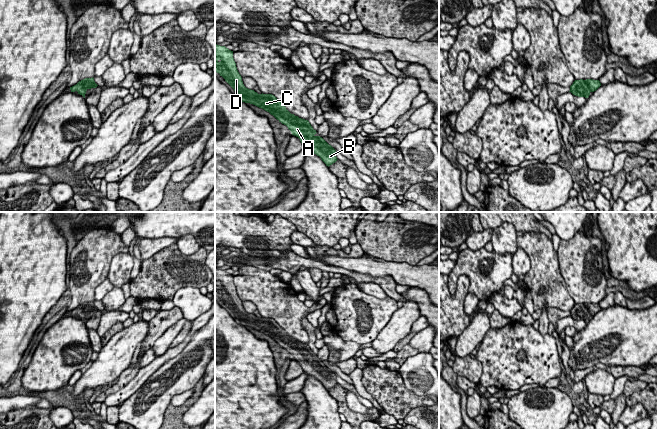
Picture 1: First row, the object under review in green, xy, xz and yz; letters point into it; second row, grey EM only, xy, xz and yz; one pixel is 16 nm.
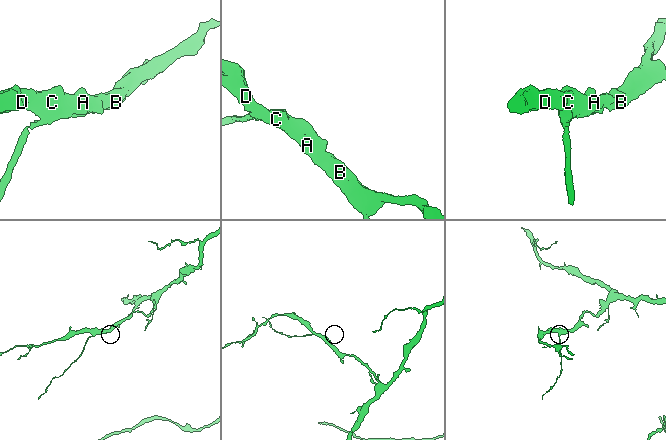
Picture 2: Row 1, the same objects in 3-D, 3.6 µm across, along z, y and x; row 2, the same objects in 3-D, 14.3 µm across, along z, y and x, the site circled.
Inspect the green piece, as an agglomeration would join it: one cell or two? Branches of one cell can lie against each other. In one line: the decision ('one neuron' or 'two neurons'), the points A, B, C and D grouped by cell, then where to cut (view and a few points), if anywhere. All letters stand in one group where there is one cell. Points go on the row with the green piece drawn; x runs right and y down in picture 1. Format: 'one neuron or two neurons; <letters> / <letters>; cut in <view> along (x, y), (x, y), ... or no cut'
one neuron; A B C D; no cut

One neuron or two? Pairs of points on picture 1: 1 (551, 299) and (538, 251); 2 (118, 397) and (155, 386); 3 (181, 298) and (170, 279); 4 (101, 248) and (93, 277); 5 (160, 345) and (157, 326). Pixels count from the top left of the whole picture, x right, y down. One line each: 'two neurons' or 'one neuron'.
1: one neuron
2: two neurons
3: two neurons
4: one neuron
5: two neurons

